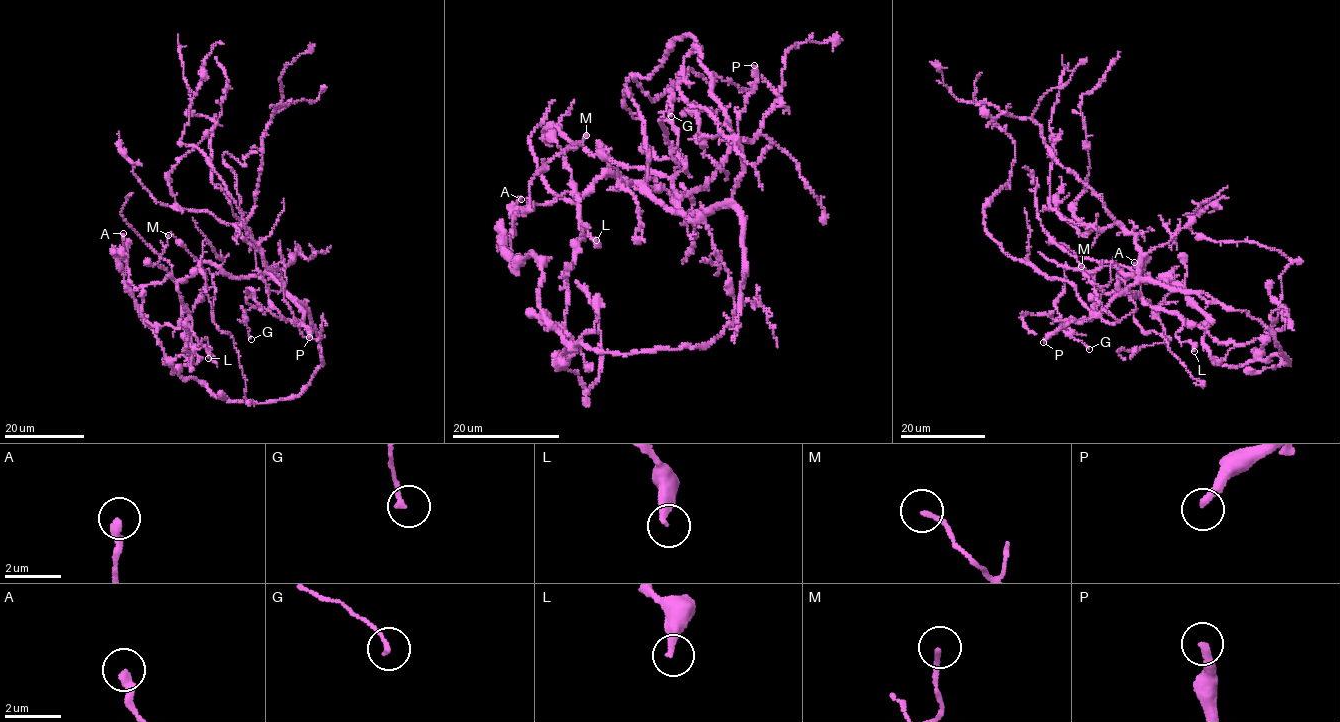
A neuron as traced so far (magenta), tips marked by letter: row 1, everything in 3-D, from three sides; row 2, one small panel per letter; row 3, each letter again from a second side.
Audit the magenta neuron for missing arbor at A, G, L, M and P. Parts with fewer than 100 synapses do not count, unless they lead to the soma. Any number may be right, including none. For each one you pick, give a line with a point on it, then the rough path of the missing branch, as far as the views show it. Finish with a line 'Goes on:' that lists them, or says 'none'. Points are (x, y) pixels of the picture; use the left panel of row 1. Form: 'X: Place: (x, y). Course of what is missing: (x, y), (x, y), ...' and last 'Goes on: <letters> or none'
P: Place: (309, 337). Course of what is missing: (309, 337), (360, 341), (399, 331), (408, 317), (430, 306), (411, 294), (397, 266), (389, 265), (378, 280)
Goes on: P

